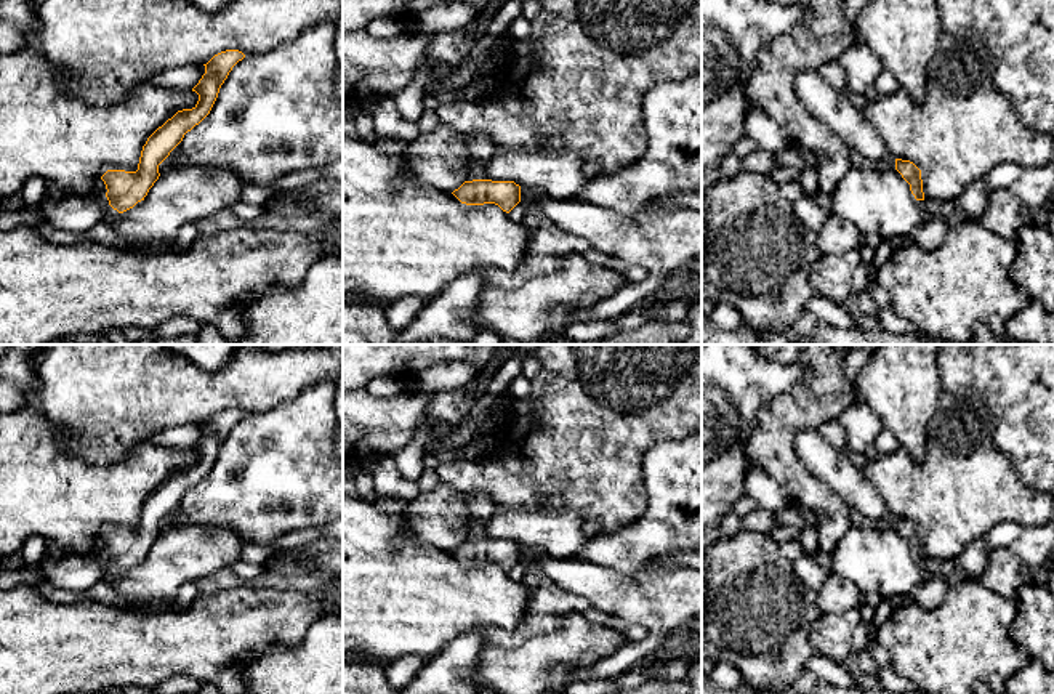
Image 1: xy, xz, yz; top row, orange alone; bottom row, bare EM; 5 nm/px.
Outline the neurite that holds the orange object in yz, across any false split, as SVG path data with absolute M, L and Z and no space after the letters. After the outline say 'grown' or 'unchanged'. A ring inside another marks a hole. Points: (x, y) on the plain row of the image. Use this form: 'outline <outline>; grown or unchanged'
outline M895 518L895 529L910 543L911 553L919 561L919 564L923 567L923 571L921 571L923 580L929 580L932 577L932 574L923 564L924 551L923 551L921 529L913 521L902 519L902 518Z; grown

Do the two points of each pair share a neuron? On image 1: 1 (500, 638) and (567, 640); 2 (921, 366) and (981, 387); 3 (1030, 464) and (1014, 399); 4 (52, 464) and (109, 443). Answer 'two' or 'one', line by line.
1: two
2: two
3: one
4: two

